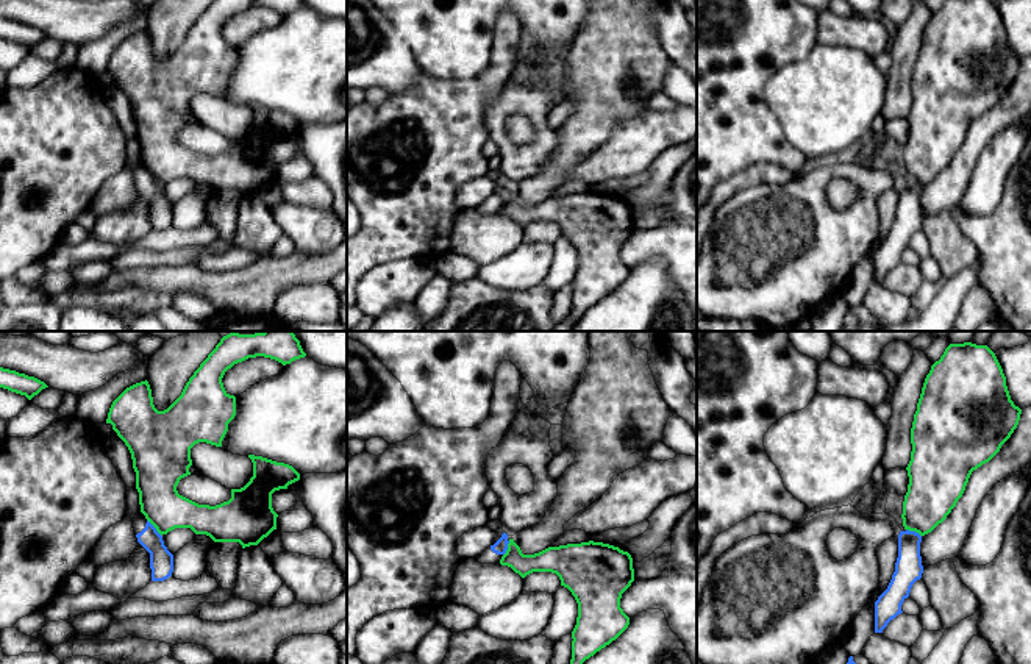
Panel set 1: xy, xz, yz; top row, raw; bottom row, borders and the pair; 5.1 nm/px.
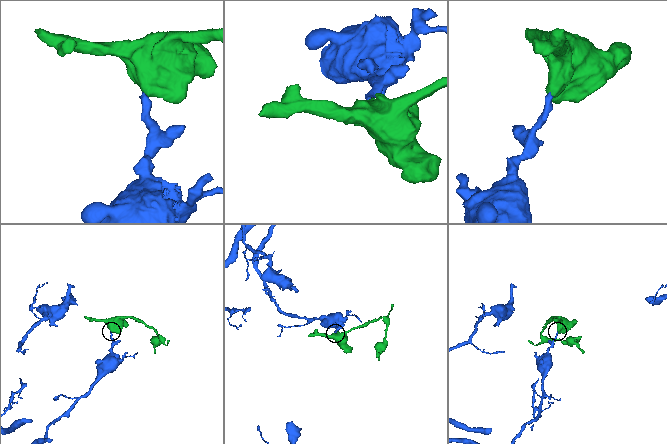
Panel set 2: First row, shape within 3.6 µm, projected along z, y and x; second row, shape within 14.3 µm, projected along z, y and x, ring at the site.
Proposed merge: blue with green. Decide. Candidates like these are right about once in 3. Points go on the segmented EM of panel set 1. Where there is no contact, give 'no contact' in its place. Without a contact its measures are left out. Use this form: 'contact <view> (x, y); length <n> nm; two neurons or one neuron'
contact xy (155, 528); length 120 nm; two neurons

